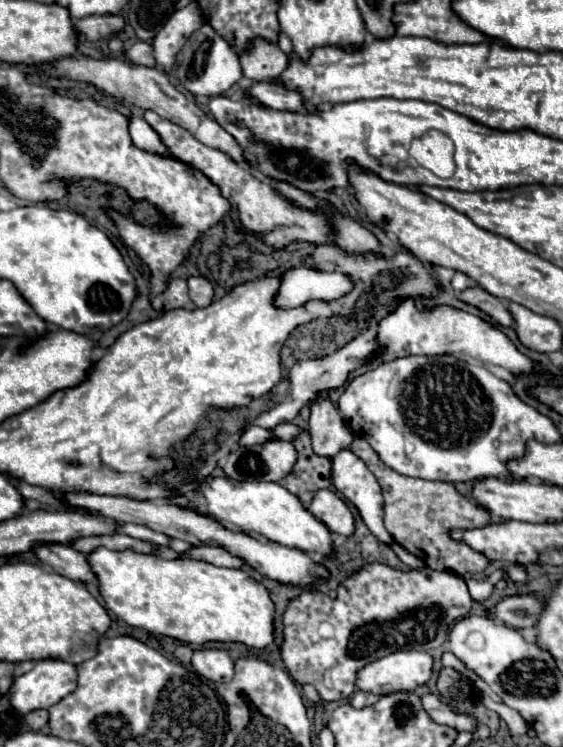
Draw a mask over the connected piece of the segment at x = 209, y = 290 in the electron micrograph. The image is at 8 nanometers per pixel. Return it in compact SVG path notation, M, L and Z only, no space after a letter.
M192 276L188 278L188 290L190 290L190 298L198 308L204 308L212 302L214 298L214 288L210 284L208 278L204 276Z

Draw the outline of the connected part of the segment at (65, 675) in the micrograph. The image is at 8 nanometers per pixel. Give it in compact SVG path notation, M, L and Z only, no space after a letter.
M54 658L40 660L30 672L16 676L10 702L20 714L50 708L76 690L76 680L78 672L74 664Z

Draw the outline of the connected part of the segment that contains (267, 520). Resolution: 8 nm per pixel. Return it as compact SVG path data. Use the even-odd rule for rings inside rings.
M228 476L208 478L204 482L204 488L200 490L200 496L206 498L208 512L214 518L218 518L220 522L232 524L248 534L266 536L272 542L298 548L298 550L310 550L320 554L332 552L328 528L322 522L318 522L300 504L300 500L278 482L264 482L264 480L248 482L248 480L232 480Z

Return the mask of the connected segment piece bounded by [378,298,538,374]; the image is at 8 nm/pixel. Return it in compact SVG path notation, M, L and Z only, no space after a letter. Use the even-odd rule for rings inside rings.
M408 298L404 300L396 312L392 312L388 318L380 322L378 330L378 342L386 346L382 354L378 354L382 360L402 358L402 356L418 356L418 354L442 354L442 352L464 352L472 354L484 362L498 364L510 372L532 372L538 370L536 364L532 364L524 354L516 350L516 346L502 334L498 328L486 324L478 316L442 306L434 310L426 310L416 304L416 300Z

